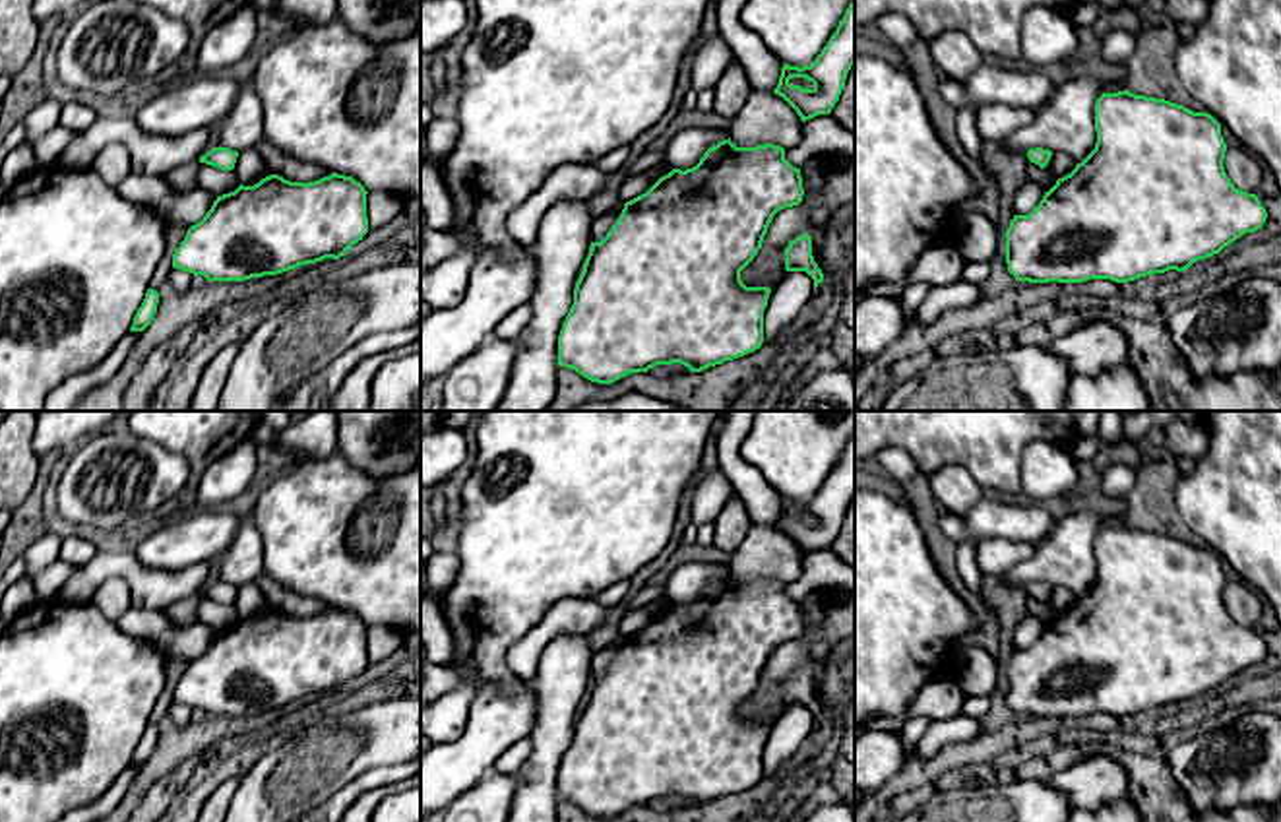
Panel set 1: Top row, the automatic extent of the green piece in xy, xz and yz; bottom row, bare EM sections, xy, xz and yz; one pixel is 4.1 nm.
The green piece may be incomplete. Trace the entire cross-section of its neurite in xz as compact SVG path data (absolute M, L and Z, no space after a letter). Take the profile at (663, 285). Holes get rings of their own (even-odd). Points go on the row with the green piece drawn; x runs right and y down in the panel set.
M731 138L709 147L692 169L672 169L645 194L624 204L601 242L591 242L574 289L574 304L558 335L558 364L597 384L612 384L632 372L680 363L702 372L754 353L764 343L764 310L769 287L746 287L740 271L762 248L773 215L802 202L800 169L773 143L736 147Z

